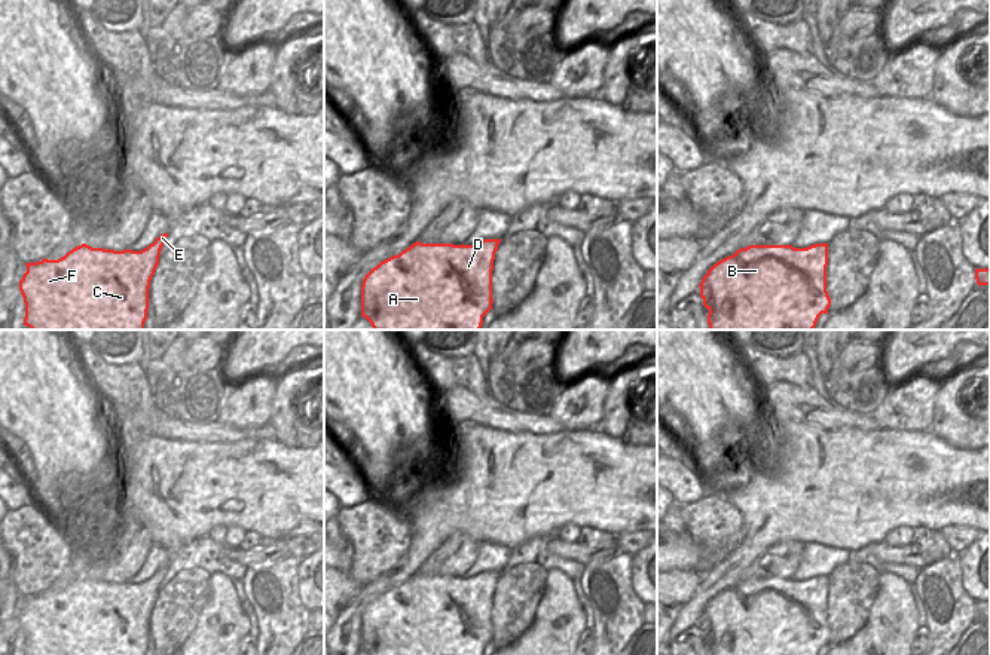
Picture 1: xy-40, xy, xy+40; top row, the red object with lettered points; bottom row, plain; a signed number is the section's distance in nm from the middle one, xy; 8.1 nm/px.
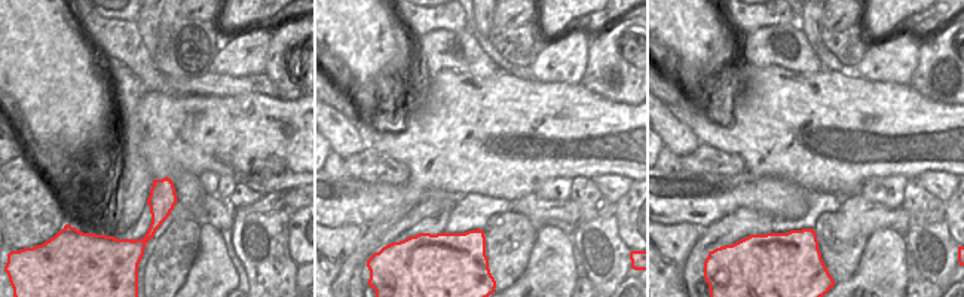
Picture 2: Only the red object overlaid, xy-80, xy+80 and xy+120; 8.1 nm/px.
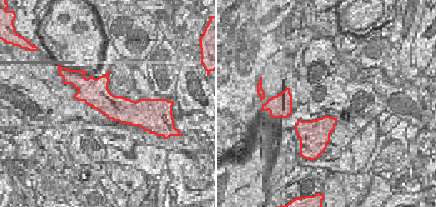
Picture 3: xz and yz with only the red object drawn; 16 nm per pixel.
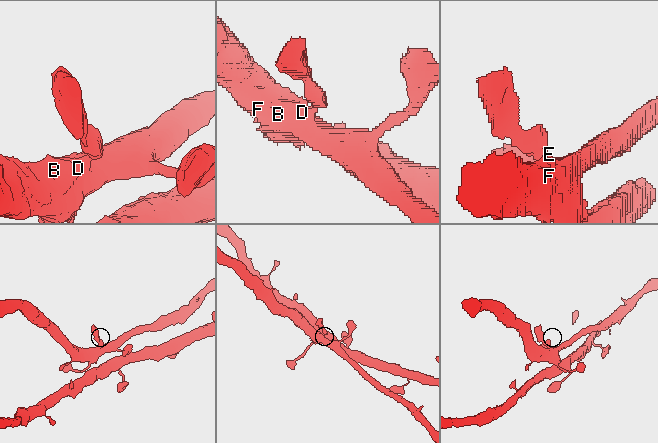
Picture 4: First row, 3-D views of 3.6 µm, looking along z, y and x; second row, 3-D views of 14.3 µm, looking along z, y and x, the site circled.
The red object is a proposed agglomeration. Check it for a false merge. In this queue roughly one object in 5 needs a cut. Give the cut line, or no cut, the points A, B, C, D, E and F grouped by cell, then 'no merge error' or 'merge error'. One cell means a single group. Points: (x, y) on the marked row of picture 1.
no cut | A B C D E F | no merge error

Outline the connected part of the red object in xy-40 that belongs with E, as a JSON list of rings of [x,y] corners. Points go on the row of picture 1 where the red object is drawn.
[[[168,233],[161,235],[141,251],[92,248],[82,244],[58,260],[43,258],[25,263],[27,272],[19,281],[25,303],[24,325],[31,330],[144,330],[149,310],[149,288],[159,264],[161,250]]]

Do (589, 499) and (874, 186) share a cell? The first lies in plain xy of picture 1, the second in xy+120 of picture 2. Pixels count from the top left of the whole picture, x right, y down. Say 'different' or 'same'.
different

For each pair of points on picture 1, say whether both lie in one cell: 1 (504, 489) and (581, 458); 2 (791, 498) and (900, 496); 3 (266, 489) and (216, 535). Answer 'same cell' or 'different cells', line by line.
1: same cell
2: same cell
3: different cells

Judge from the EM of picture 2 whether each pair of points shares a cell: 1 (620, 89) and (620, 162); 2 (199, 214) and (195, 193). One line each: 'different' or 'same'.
1: different
2: same

